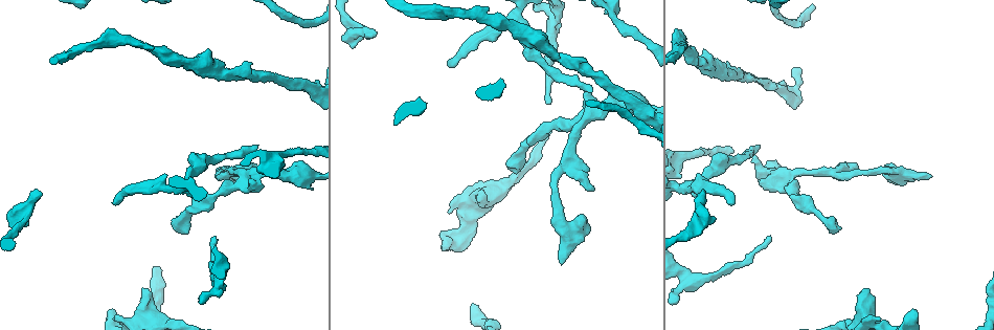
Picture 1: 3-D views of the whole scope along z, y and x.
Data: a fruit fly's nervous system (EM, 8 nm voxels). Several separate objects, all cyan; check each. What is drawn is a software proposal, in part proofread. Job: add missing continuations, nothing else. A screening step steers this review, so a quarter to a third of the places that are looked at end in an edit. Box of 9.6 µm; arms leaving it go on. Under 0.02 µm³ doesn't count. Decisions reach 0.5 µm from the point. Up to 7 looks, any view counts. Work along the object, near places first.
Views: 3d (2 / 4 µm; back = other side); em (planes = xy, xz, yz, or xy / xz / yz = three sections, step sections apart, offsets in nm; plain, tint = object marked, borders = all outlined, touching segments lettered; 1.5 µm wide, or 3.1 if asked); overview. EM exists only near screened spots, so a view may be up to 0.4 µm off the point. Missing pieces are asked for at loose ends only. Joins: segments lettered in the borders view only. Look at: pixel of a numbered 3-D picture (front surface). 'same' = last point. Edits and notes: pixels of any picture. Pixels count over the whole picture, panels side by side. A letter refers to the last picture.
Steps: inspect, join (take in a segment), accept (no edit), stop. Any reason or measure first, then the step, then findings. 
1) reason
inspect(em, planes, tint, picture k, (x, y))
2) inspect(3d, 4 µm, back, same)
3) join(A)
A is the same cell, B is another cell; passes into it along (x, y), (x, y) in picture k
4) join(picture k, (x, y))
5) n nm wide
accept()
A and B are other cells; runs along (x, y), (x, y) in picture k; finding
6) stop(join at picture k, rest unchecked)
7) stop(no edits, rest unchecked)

an open end
inspect(em, xy, step 8, borders, picture 1, (914, 311))

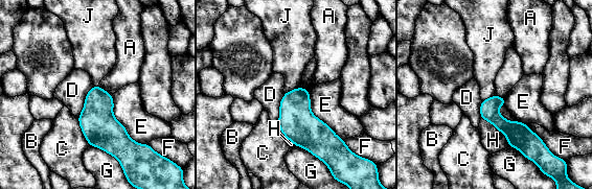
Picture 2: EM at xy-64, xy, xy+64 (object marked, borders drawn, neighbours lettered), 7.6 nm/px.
inspect(em, yz, step 8, borders, same)

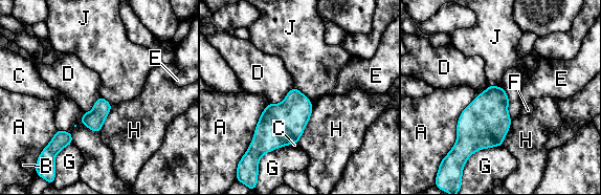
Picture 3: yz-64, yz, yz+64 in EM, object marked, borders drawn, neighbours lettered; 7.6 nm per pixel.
accept()
A, B, C, D, E, F, G, H and J are other cells; no lettered segment goes on from it

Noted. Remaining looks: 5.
inspect(em, xy, step 8, tint, picture 1, (515, 173))

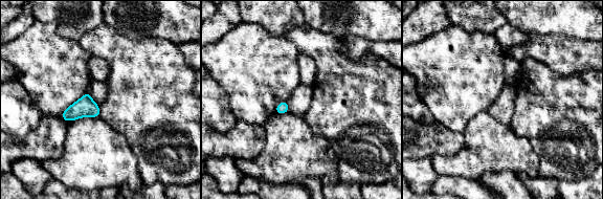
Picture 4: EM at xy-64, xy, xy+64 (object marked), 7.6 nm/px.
inspect(em, planes, borders, same)

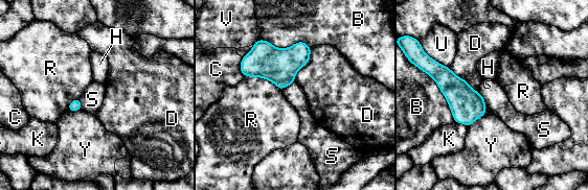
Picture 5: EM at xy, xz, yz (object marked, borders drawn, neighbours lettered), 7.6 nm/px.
accept()
B, C, D, H, K, R, S, U, V and Y are other cells; border along (245, 76), (269, 79), (280, 90) in picture 5; none of them fits

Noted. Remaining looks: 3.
free end
inspect(em, planes, tint, picture 1, (705, 192))

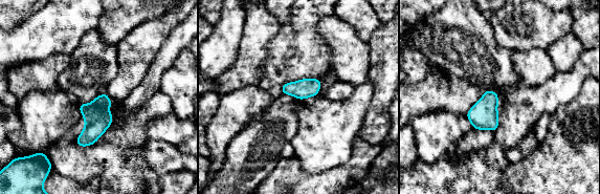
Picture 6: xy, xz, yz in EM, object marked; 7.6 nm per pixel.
inspect(em, planes, borders, same)

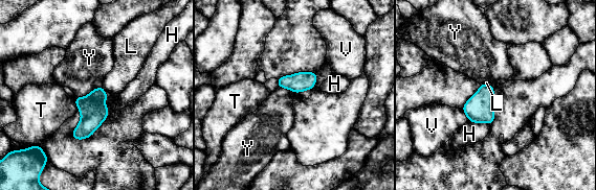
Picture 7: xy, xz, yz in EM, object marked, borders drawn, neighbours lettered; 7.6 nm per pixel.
150 nm wide; Y touches over 240 nm
accept()
H, L, T, V and Y are other cells; no lettered segment goes on from it

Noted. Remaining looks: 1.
stop(no edits, rest unchecked)

